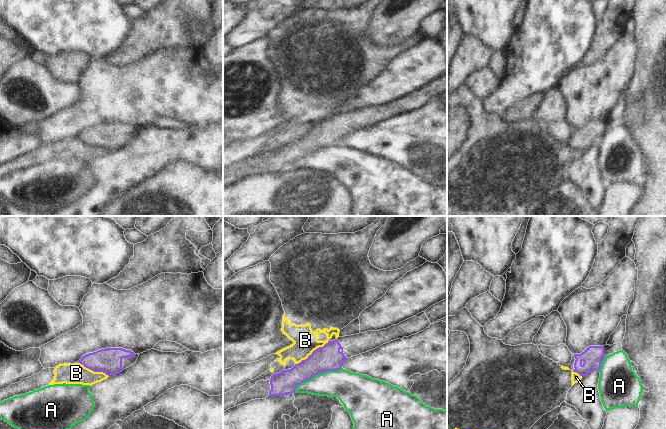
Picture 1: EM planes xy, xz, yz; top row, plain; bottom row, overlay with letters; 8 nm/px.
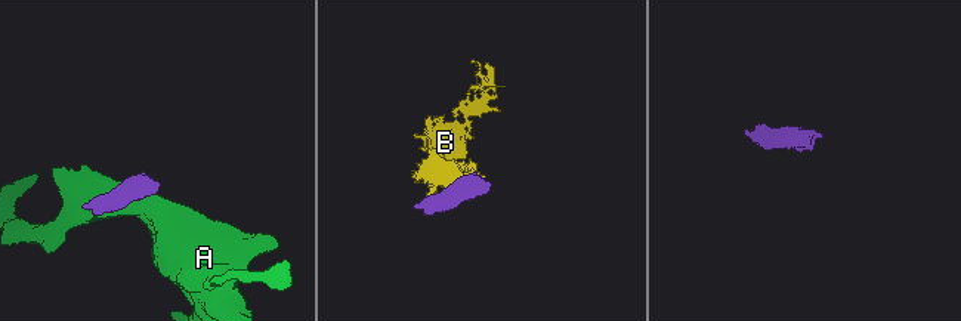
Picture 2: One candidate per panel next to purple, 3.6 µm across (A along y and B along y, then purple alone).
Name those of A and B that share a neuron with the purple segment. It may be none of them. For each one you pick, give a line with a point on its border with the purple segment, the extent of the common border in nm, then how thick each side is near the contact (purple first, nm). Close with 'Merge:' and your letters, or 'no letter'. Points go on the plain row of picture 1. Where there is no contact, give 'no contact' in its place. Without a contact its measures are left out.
Merge: no letter

